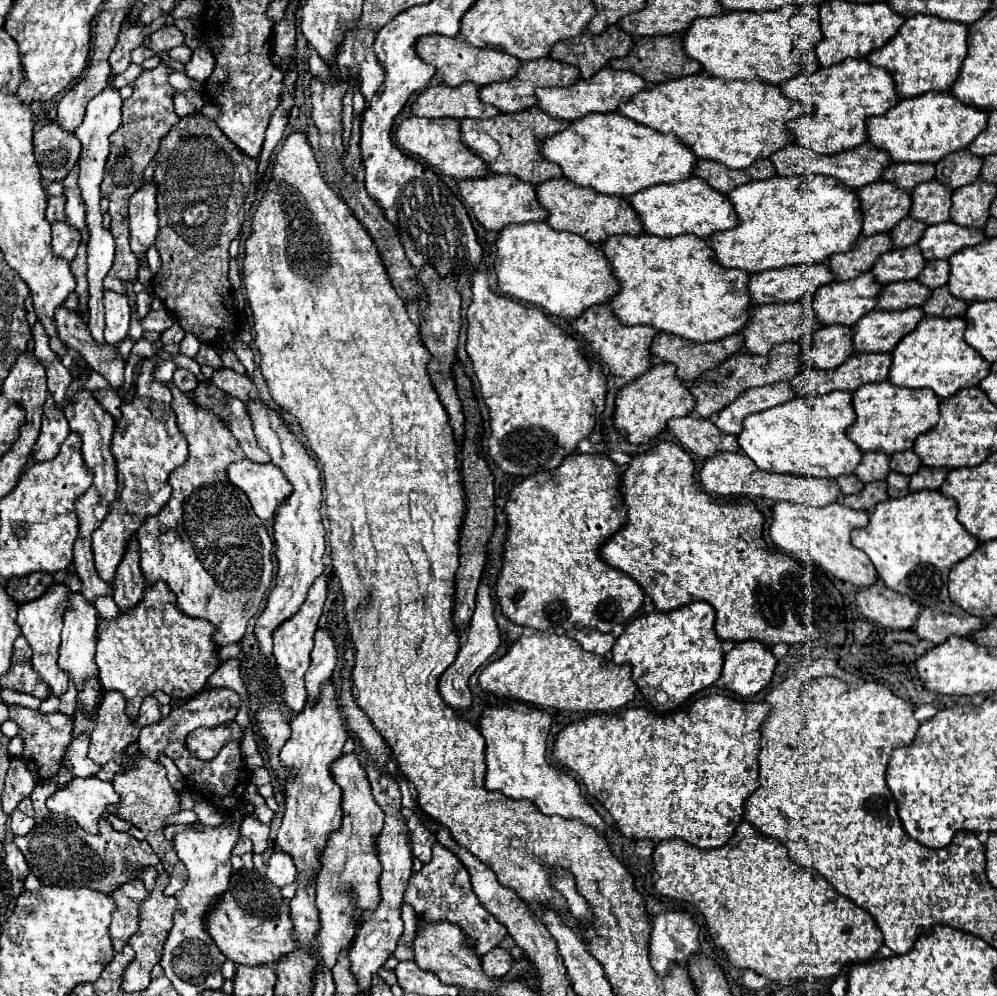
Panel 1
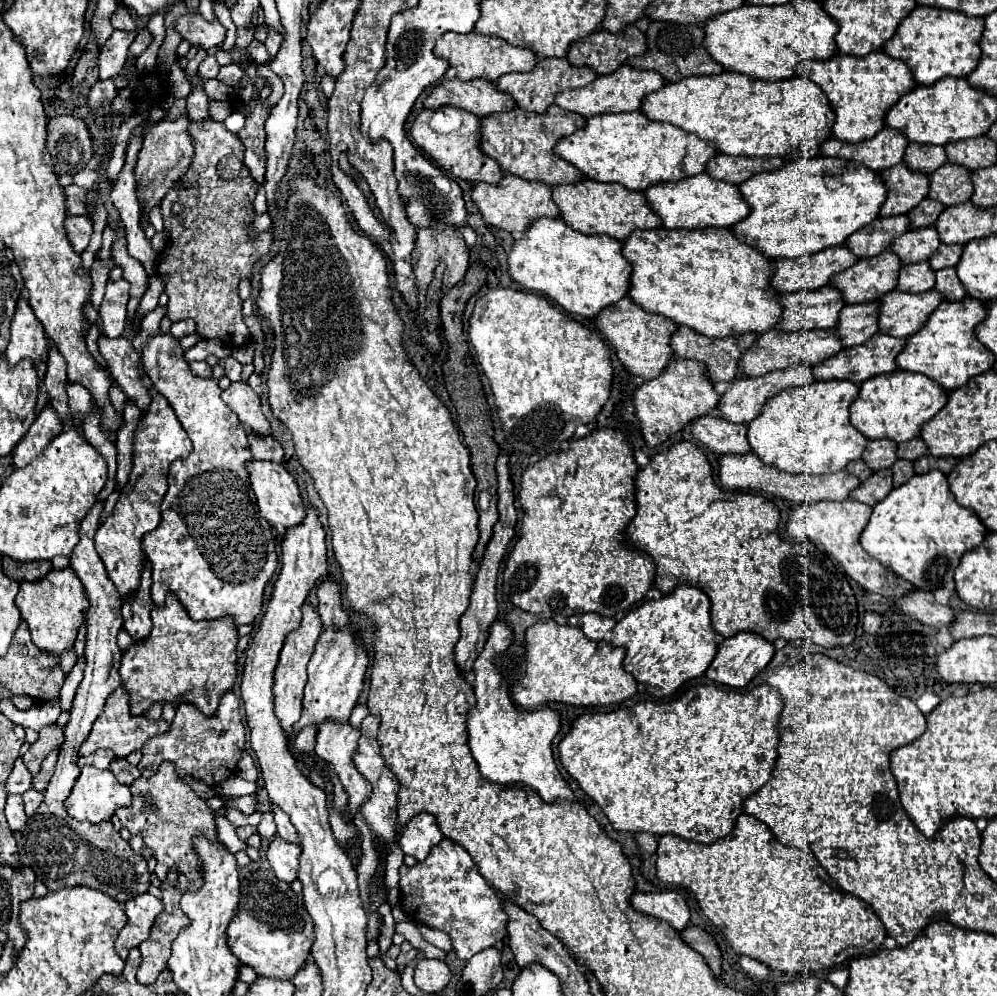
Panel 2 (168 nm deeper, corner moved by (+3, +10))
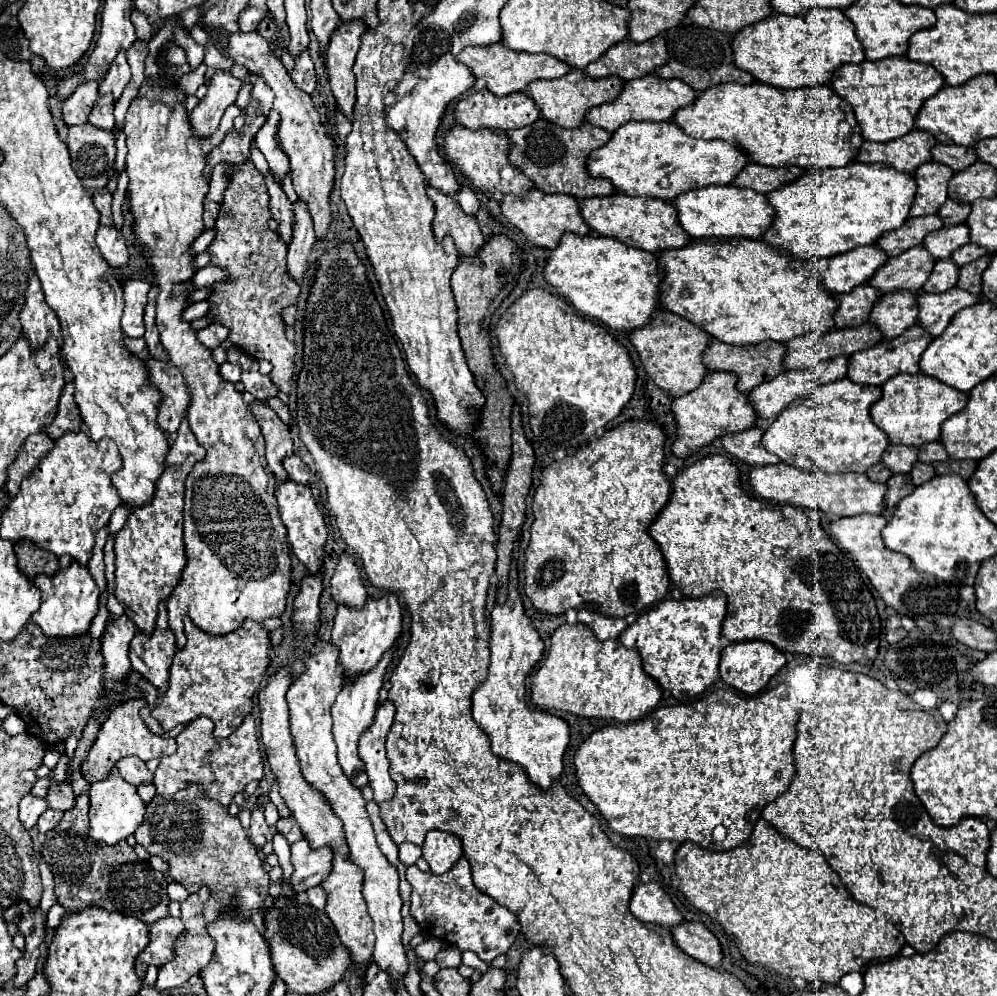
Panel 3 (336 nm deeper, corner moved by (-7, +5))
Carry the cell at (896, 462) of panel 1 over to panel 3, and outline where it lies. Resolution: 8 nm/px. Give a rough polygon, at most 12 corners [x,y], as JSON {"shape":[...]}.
{"shape":[[940,441],[918,447],[918,461],[946,461],[948,453]]}

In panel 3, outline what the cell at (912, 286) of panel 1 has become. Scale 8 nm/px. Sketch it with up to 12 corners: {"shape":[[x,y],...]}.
{"shape":[[952,259],[936,261],[922,289],[944,293],[956,285]]}

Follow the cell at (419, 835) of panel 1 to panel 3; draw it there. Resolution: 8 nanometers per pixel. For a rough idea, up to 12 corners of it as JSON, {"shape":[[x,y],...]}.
{"shape":[[432,829],[422,857],[442,875],[462,857],[452,833]]}

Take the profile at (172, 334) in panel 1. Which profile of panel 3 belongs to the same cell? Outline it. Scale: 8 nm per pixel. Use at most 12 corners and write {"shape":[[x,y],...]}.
{"shape":[[224,325],[198,329],[196,335],[204,347],[214,349],[228,337]]}

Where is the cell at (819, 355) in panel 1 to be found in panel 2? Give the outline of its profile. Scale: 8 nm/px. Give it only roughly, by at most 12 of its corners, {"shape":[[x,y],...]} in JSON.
{"shape":[[878,300],[846,304],[836,326],[854,346],[878,332]]}

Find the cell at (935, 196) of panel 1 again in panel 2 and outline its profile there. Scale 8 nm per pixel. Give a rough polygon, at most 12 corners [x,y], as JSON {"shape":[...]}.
{"shape":[[944,164],[930,174],[928,196],[944,206],[970,200],[972,172]]}

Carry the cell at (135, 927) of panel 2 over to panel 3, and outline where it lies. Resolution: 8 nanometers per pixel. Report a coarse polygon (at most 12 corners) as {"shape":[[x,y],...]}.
{"shape":[[178,917],[148,925],[148,947],[136,957],[142,979],[148,965],[174,957],[174,939],[184,925]]}

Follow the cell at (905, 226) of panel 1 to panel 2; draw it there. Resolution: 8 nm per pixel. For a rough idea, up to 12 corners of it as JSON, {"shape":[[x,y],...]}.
{"shape":[[924,198],[908,212],[910,226],[934,226],[942,204]]}

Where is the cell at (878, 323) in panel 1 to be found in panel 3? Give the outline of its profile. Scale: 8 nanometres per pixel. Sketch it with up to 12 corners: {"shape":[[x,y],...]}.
{"shape":[[952,287],[920,293],[918,325],[938,337],[960,309],[980,299]]}

